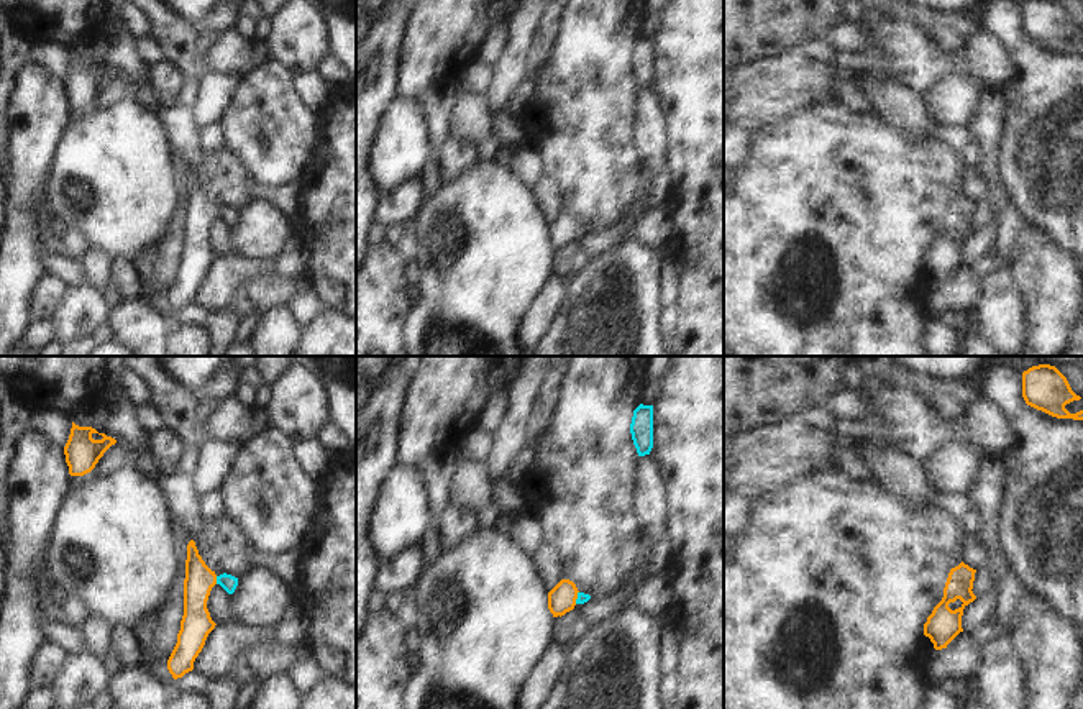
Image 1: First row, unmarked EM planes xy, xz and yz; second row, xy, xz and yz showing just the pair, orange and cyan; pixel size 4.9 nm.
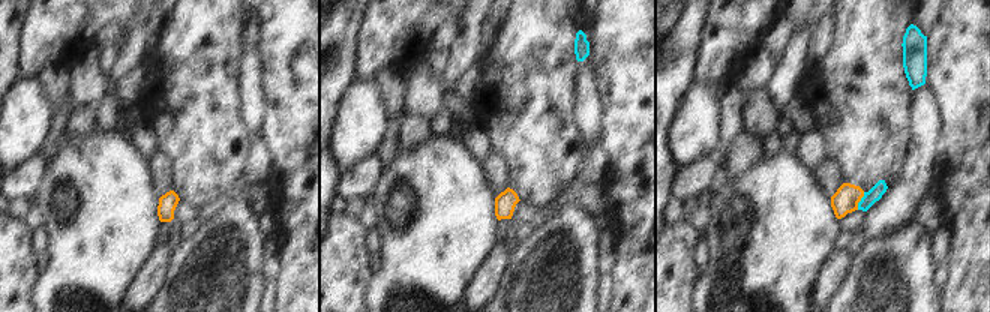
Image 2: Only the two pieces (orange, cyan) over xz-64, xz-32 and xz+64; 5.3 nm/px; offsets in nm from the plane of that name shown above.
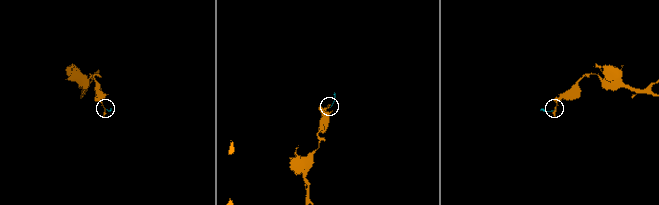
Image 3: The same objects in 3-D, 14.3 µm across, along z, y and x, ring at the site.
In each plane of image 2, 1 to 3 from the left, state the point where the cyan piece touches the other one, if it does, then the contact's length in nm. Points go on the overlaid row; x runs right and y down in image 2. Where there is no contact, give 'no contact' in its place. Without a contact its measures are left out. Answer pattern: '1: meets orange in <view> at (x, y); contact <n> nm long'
1: no contact
2: no contact
3: meets orange in xz+64 at (860, 200); contact 100 nm long

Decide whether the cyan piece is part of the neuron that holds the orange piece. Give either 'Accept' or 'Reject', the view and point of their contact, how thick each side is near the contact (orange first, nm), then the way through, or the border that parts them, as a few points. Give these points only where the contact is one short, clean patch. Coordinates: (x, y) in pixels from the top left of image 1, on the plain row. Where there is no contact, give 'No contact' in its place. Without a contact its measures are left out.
Accept. Touches orange at xy (215, 212). Thickness 150 nm (orange) against 80 nm. Path across: xy (196, 256), (196, 228), (215, 212), (227, 214).

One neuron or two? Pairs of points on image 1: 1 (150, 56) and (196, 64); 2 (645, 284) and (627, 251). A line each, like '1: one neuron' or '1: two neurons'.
1: two neurons
2: one neuron

